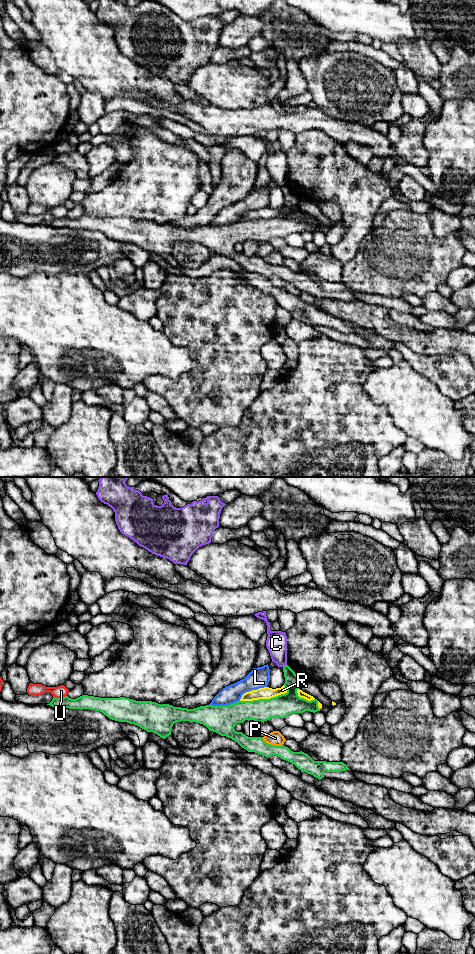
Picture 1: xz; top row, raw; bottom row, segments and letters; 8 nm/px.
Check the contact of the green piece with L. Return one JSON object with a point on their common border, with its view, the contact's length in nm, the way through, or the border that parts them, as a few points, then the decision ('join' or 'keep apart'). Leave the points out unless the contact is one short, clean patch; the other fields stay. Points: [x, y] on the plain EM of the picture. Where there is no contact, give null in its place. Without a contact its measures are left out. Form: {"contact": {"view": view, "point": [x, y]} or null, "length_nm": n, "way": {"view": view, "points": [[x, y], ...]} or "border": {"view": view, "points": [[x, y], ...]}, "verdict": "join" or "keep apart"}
{"contact": {"view": "xz", "point": [224, 226]}, "length_nm": 260, "border": {"view": "xz", "points": [[239, 220], [226, 225], [209, 224]]}, "verdict": "keep apart"}

